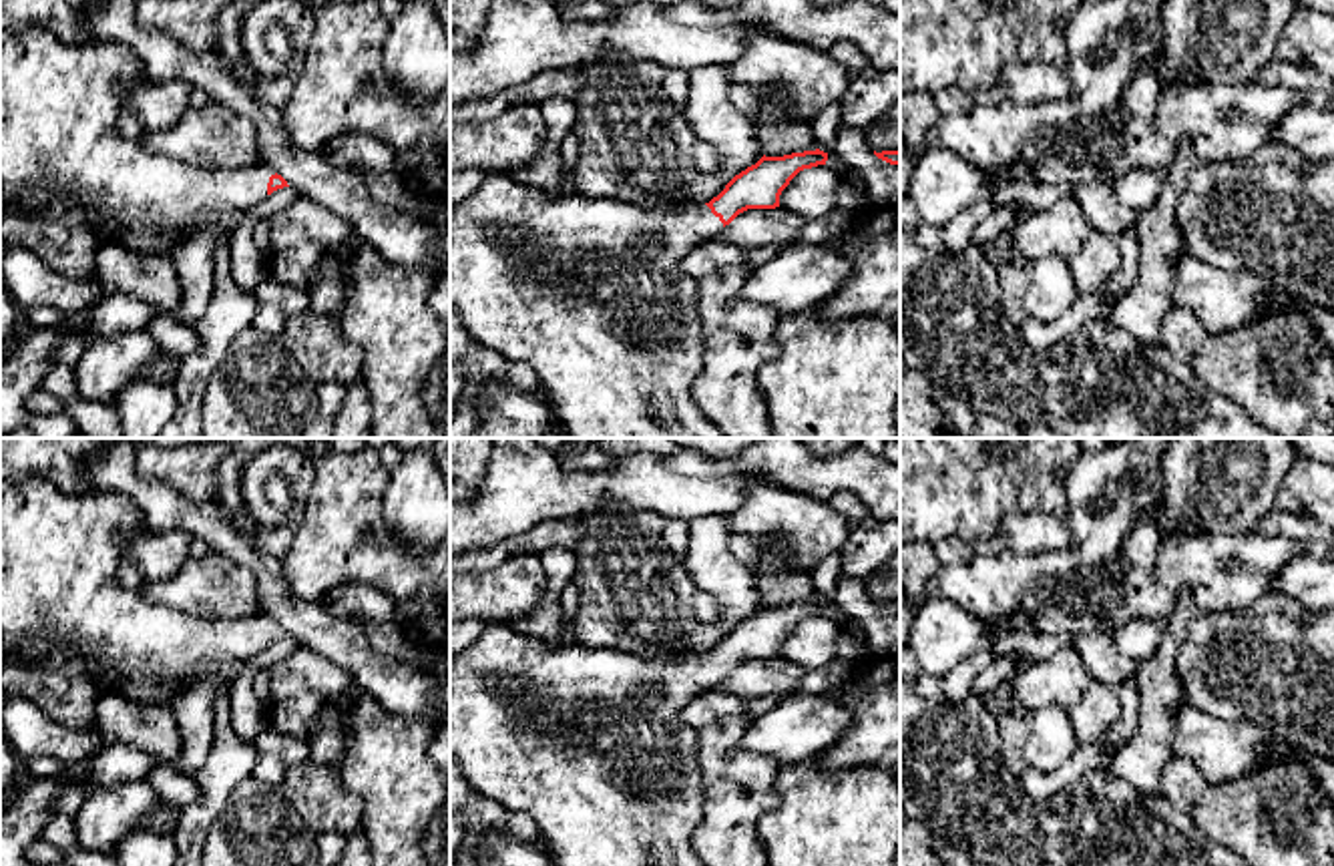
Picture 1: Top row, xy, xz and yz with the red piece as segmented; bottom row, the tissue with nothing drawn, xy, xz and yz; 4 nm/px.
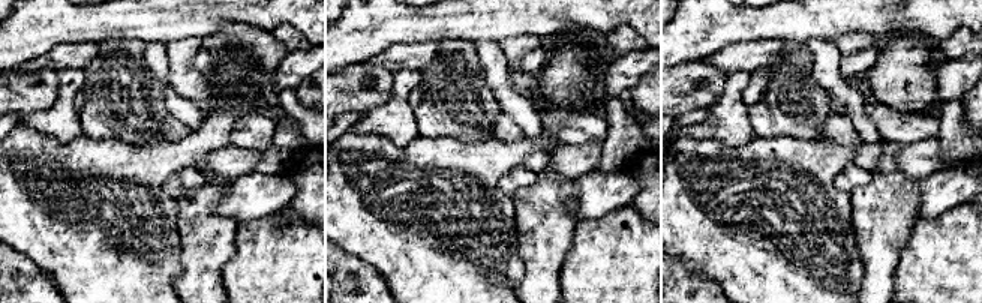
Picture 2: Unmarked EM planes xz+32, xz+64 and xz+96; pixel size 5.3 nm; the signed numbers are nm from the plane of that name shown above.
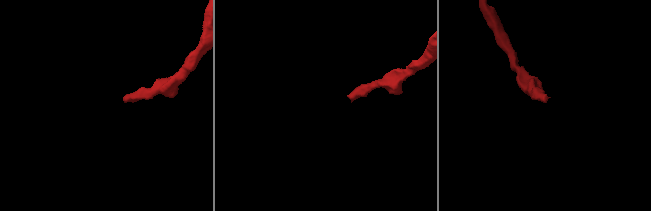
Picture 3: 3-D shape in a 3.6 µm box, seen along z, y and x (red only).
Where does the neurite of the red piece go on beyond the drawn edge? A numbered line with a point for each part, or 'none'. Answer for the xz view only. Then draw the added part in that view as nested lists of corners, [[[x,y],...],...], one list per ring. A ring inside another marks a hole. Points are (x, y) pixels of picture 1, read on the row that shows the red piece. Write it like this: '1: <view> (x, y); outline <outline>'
1: xz (589, 292); outline [[[488,171],[476,191],[450,213],[450,307],[460,326],[480,346],[498,352],[508,364],[528,364],[554,408],[569,438],[725,438],[725,434],[695,406],[691,390],[703,370],[703,340],[697,311],[697,283],[683,273],[681,261],[703,241],[719,235],[723,223],[707,205],[691,203],[679,209],[643,209],[613,197],[546,195],[514,183],[506,173]]]

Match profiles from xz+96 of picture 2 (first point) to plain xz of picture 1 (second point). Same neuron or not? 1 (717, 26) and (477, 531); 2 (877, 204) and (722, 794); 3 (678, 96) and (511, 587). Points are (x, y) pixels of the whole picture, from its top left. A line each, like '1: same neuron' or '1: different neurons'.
1: same neuron
2: same neuron
3: same neuron

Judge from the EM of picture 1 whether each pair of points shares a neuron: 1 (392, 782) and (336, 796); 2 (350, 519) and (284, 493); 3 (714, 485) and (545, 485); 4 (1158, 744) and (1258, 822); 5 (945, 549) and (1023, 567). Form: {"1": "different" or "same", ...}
{"1": "different", "2": "different", "3": "same", "4": "different", "5": "different"}

